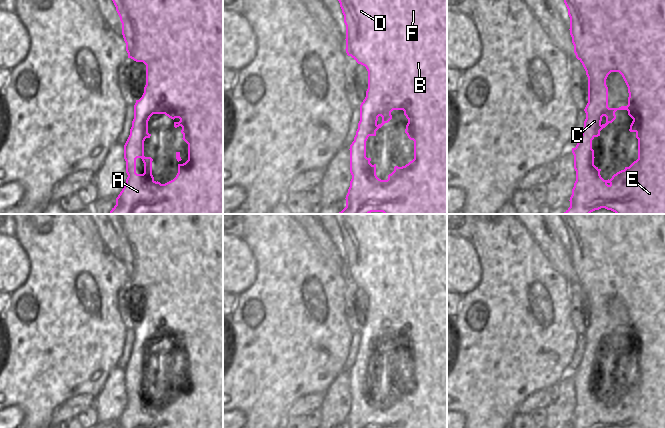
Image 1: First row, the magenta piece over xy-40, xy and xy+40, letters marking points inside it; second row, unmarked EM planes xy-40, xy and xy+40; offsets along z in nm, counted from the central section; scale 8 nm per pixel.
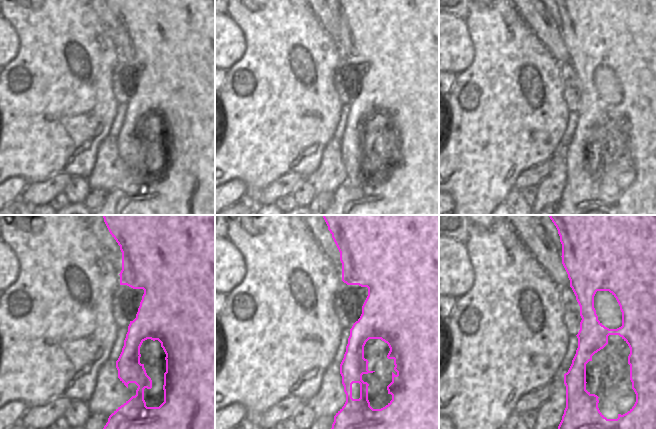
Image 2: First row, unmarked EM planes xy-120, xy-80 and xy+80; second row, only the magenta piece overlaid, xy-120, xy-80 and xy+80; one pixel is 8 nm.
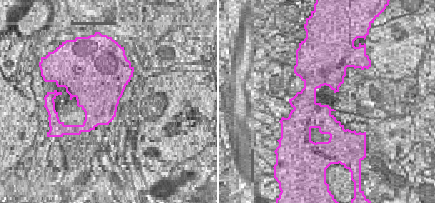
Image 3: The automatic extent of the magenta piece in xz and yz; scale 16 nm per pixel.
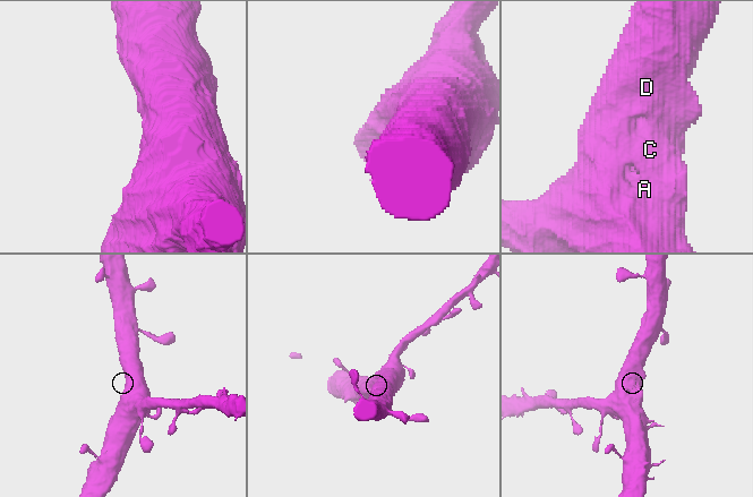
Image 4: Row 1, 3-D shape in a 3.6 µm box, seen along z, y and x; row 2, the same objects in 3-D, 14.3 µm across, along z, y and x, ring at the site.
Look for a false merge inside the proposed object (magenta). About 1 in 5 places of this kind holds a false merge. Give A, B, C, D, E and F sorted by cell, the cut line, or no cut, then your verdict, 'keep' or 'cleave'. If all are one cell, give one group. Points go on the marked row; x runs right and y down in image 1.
A B C D E F | no cut | keep

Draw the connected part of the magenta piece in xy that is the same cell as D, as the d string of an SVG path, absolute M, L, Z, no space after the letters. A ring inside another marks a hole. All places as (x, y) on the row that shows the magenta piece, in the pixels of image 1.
M338 0L344 23L346 25L346 53L368 71L368 89L366 97L360 105L360 121L350 145L350 173L352 179L346 195L346 207L338 214L447 214L447 0ZM393 110L403 110L408 119L405 133L414 141L414 159L402 167L395 166L387 180L381 180L376 175L376 164L370 163L366 157L366 141L369 136L376 136L376 131L392 119Z

